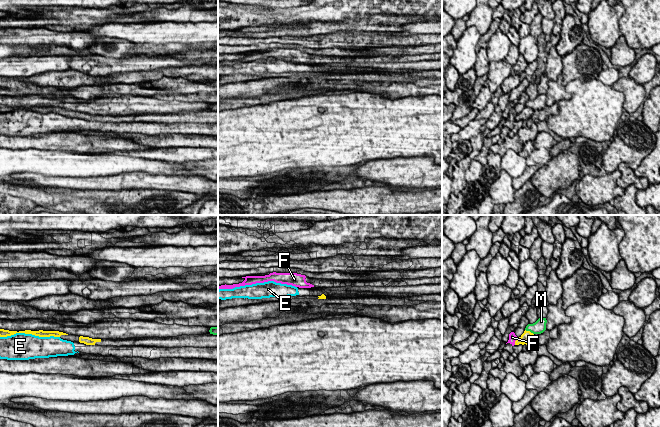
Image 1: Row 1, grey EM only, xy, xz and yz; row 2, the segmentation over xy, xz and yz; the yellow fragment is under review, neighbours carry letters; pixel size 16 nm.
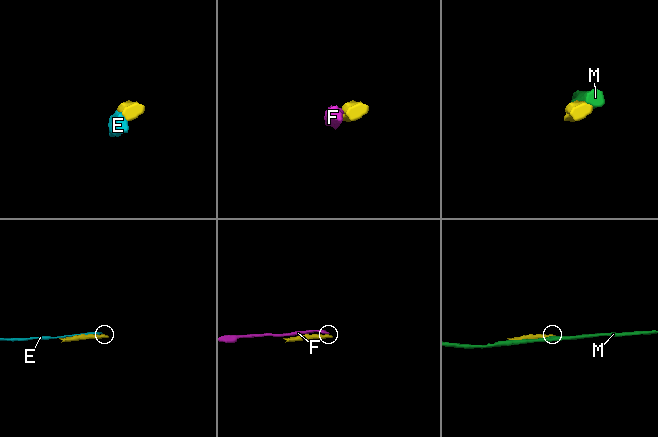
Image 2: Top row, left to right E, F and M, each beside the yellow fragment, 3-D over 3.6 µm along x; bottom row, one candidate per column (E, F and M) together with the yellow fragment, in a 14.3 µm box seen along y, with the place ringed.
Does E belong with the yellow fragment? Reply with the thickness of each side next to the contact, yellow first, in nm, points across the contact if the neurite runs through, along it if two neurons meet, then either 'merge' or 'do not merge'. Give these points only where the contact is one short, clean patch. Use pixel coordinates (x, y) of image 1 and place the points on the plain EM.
calibres 120 and 440 nm; do not merge

